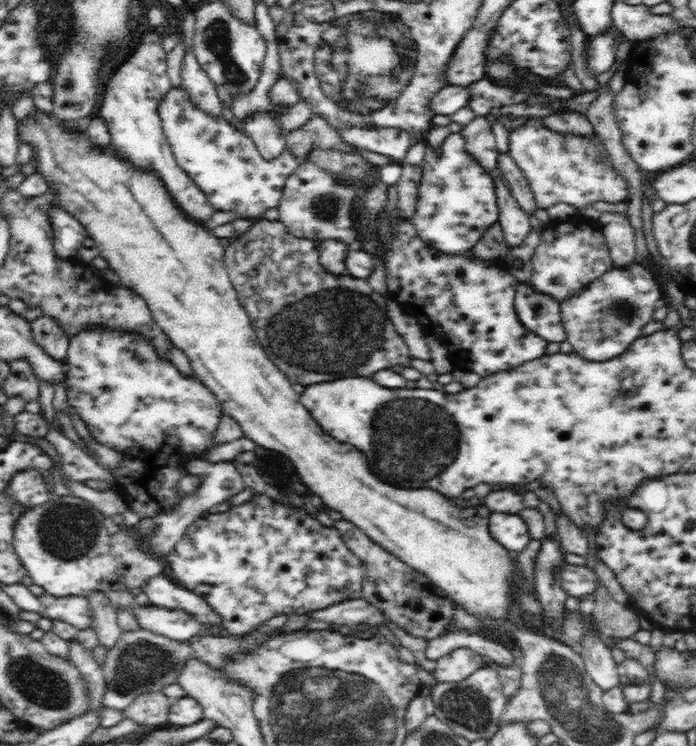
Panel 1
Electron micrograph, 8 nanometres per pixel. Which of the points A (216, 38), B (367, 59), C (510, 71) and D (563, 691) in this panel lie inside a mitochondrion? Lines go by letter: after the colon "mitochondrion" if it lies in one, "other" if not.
A: mitochondrion
B: mitochondrion
C: mitochondrion
D: mitochondrion

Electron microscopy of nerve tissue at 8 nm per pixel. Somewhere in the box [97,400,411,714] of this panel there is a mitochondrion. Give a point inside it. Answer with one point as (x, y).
(139, 663)

